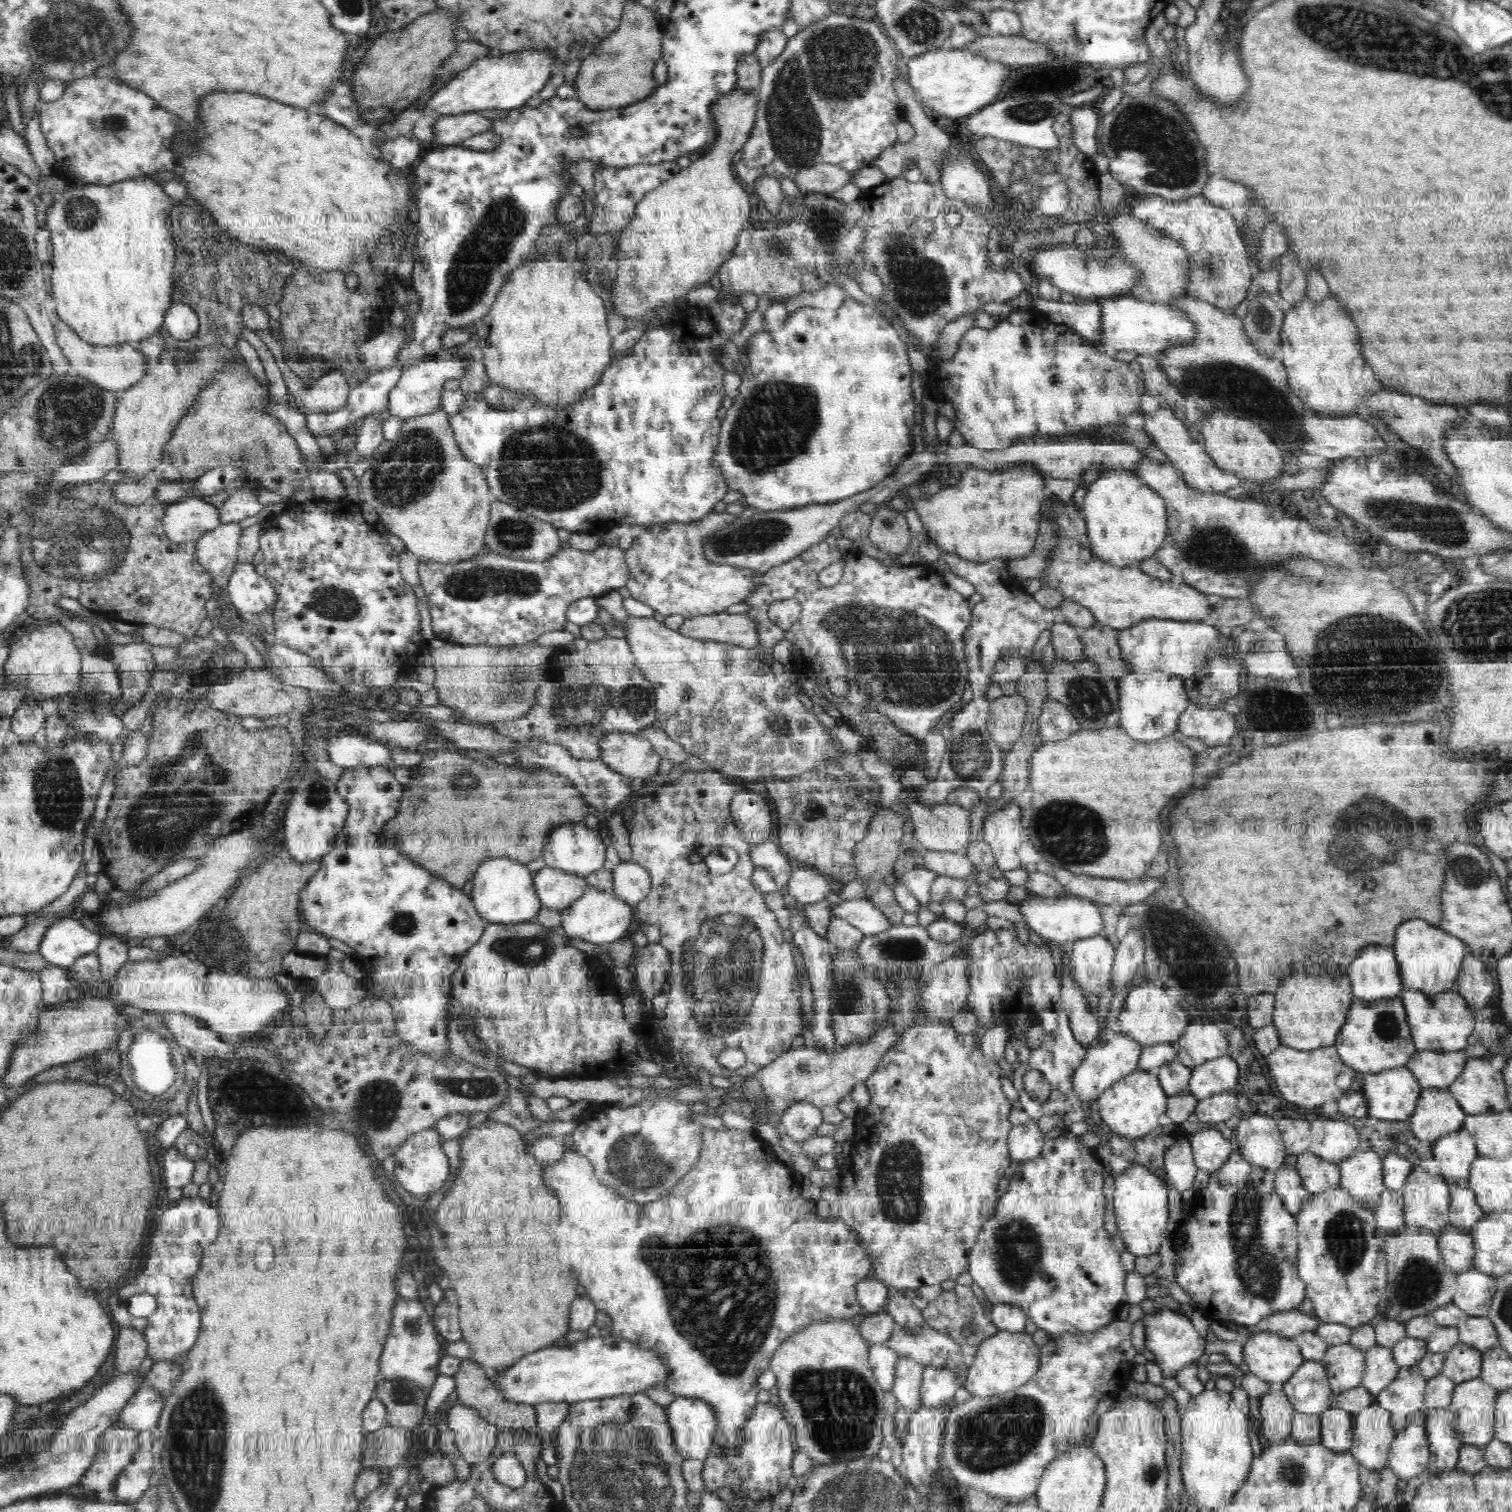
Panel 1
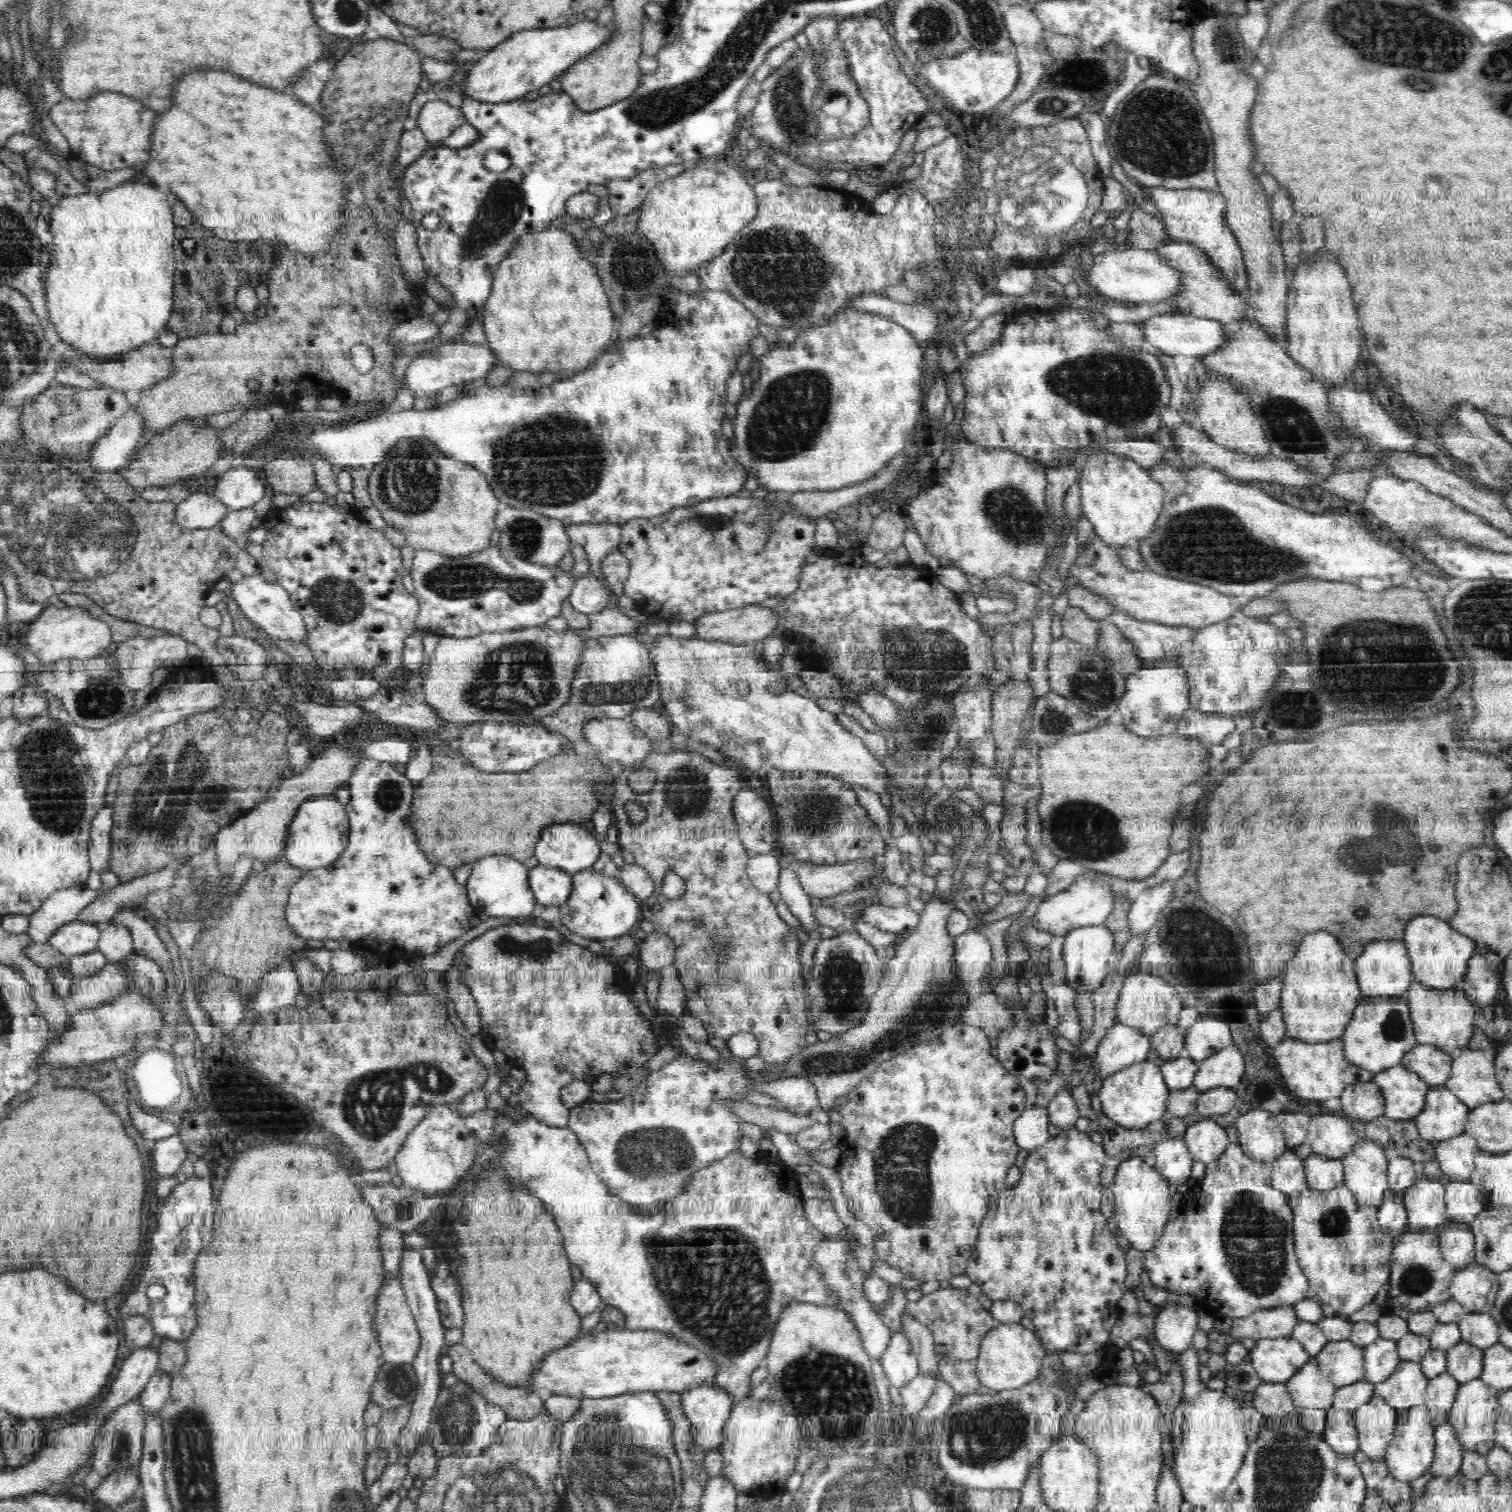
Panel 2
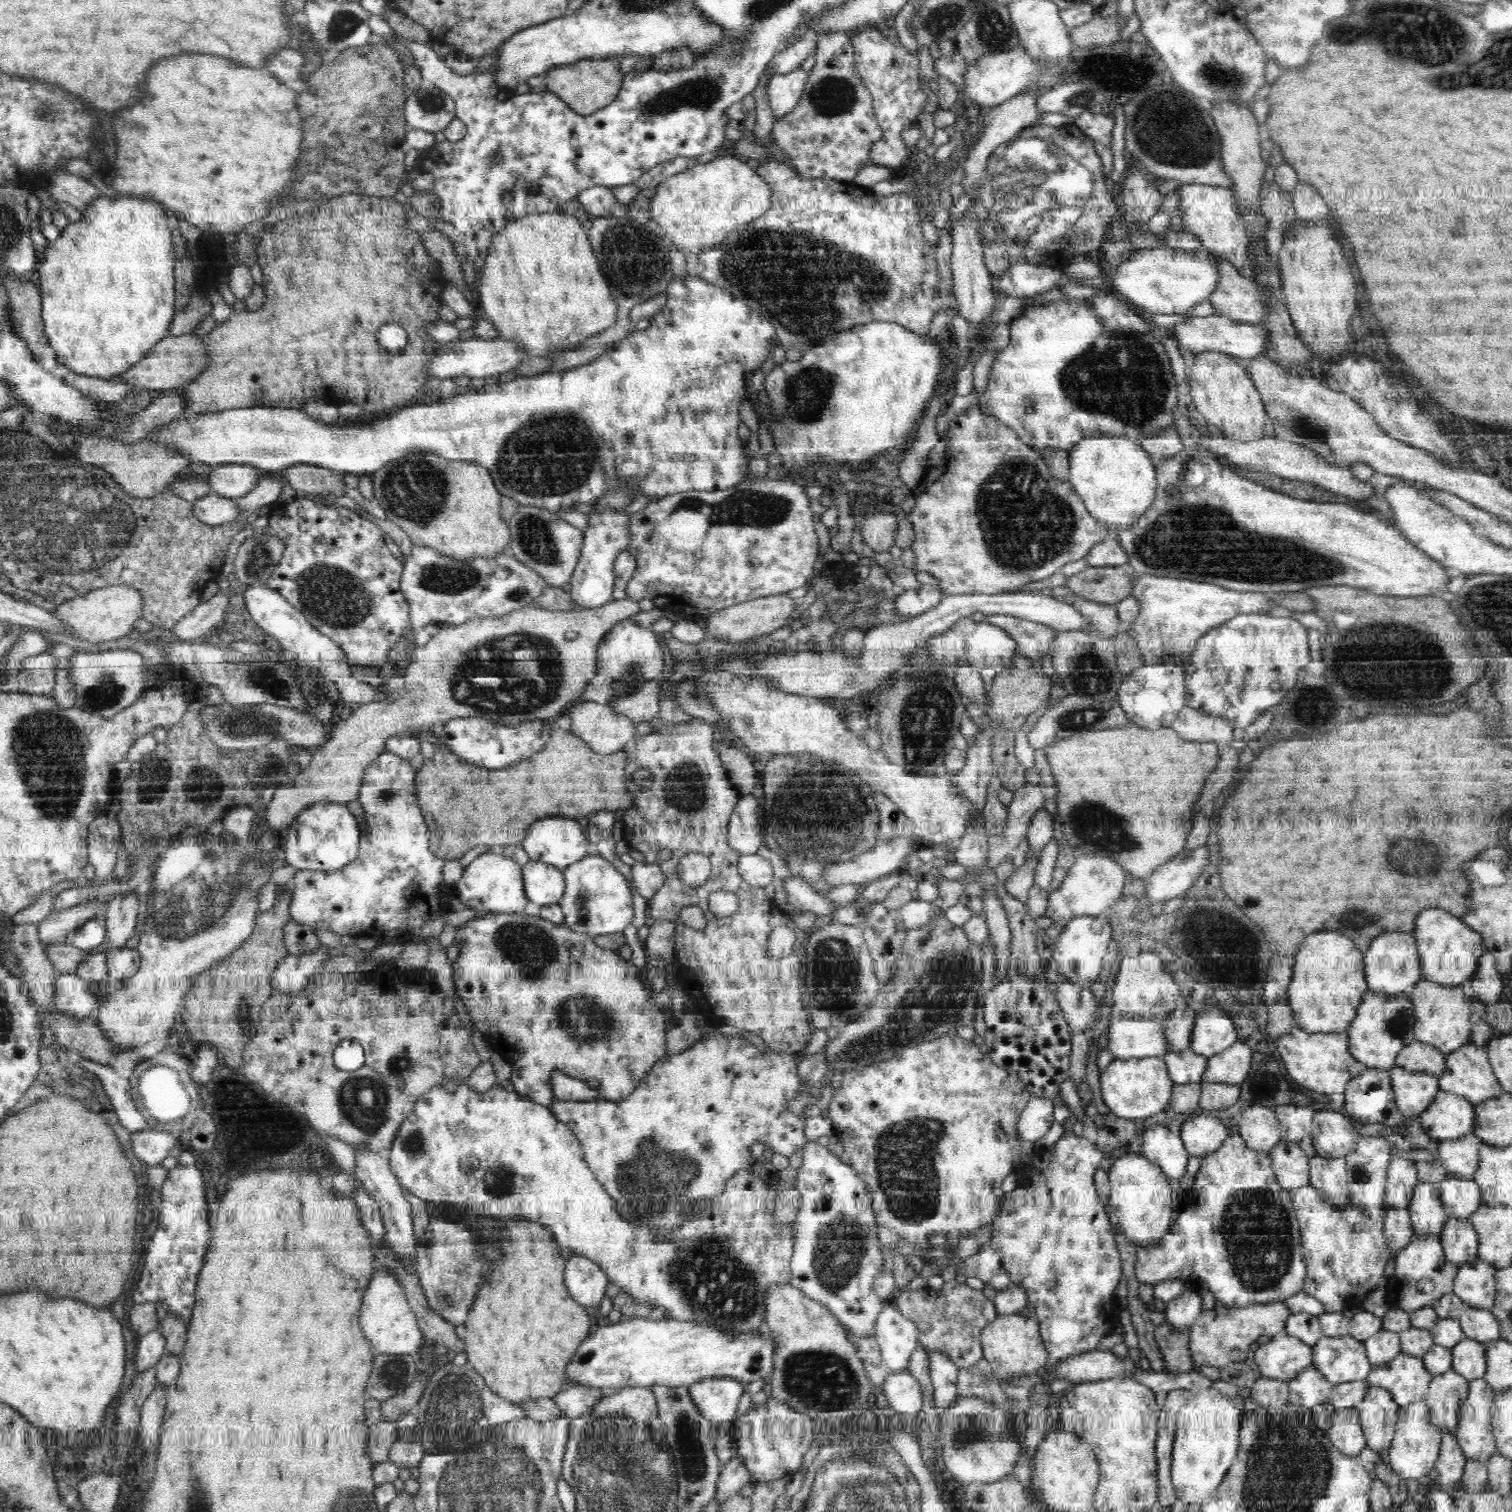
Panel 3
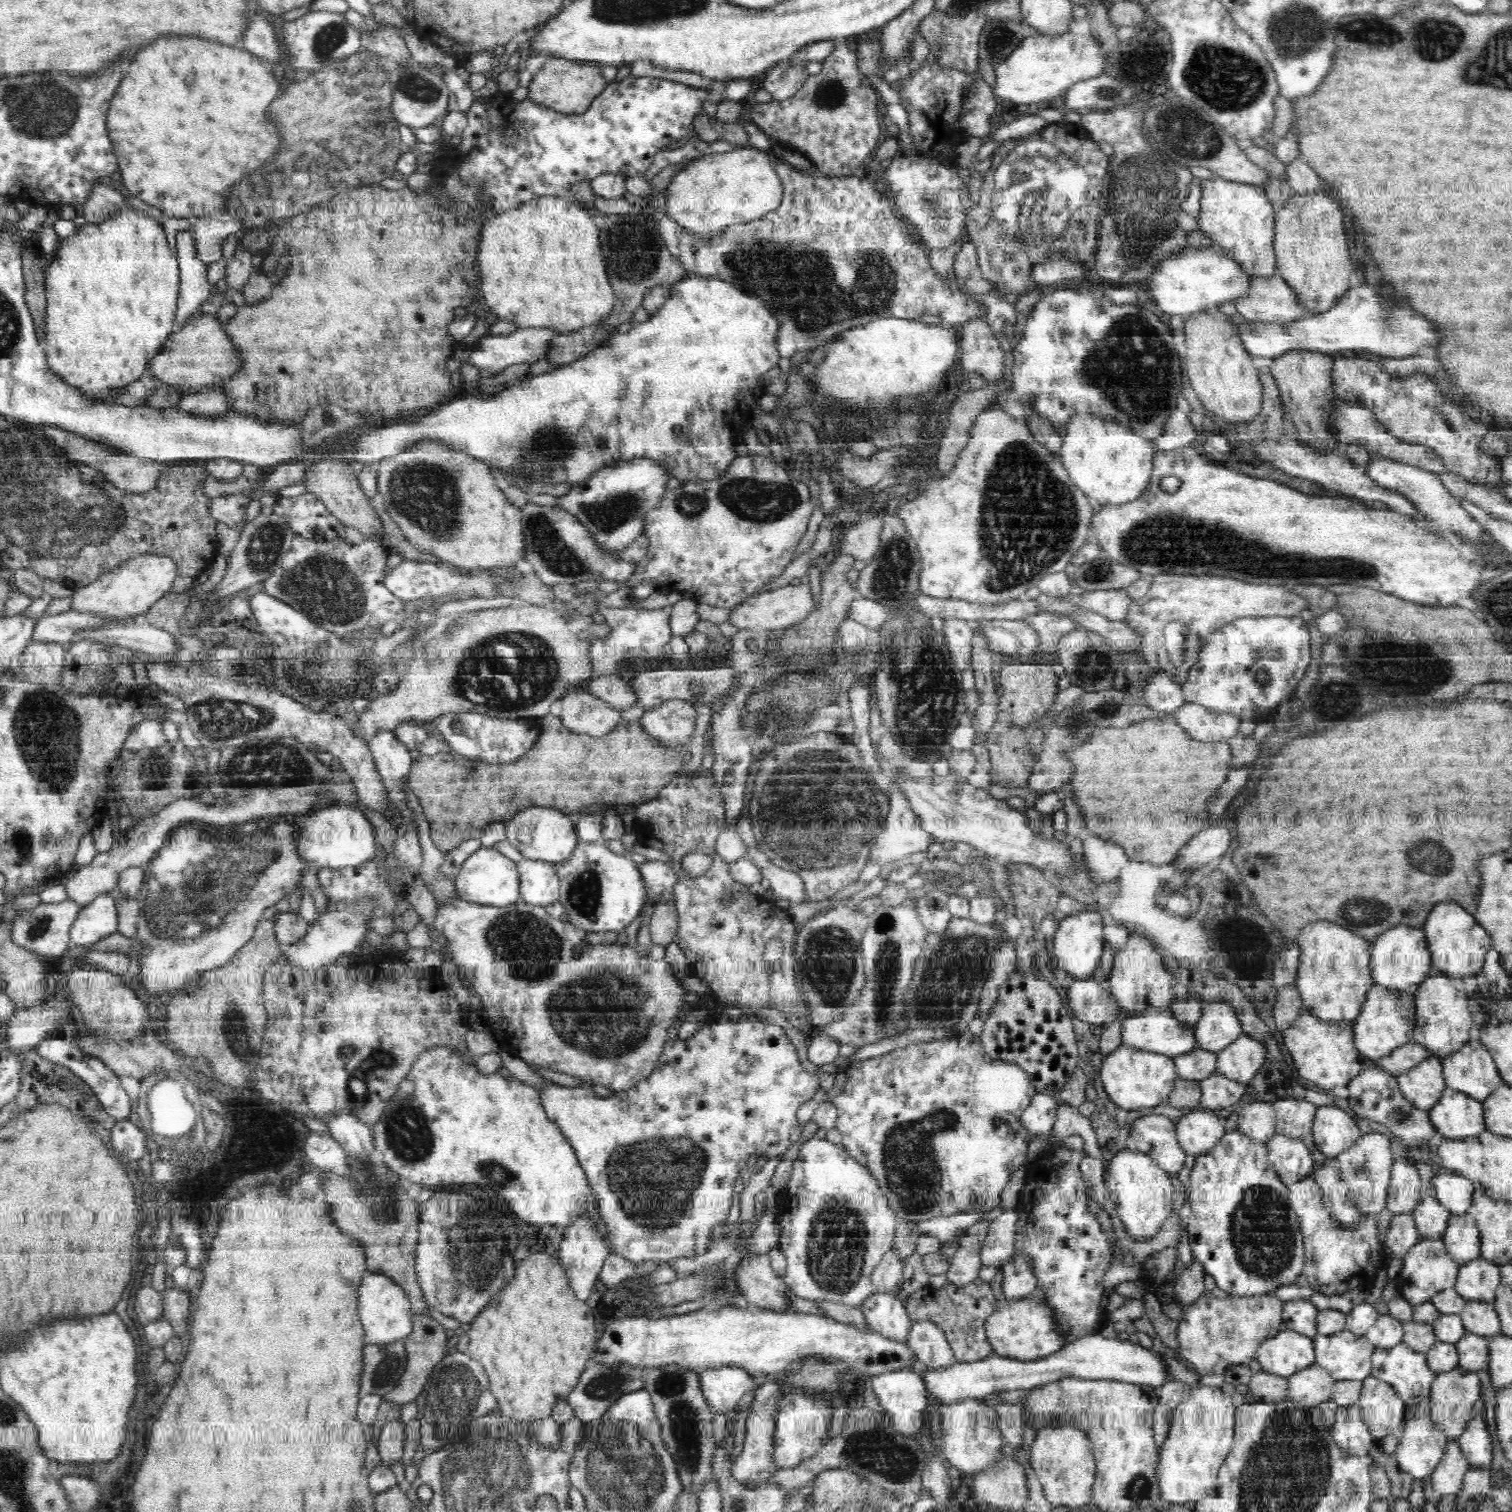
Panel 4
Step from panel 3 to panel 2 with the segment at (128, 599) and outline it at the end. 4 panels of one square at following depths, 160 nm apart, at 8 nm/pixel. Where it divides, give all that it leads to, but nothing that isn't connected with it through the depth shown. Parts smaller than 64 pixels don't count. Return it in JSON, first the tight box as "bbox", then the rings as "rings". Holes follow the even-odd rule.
{"bbox":[22,606,114,670],"rings":[[[46,606],[41,614],[29,623],[22,643],[28,652],[38,657],[42,670],[51,670],[51,663],[56,660],[86,660],[108,652],[114,646],[110,626],[106,622],[91,617],[82,607],[72,606],[64,609]]]}

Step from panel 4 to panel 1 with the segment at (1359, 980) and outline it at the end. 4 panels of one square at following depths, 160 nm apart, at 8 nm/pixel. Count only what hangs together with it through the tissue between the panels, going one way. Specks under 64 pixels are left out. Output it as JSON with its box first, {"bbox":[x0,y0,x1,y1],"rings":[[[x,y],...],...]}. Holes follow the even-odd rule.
{"bbox":[1272,964,1354,1050],"rings":[[[1304,964],[1296,970],[1300,972],[1285,976],[1273,996],[1272,1024],[1277,1028],[1280,1042],[1296,1050],[1332,1046],[1354,1000],[1350,979],[1346,973],[1337,976],[1331,970],[1331,964]]]}

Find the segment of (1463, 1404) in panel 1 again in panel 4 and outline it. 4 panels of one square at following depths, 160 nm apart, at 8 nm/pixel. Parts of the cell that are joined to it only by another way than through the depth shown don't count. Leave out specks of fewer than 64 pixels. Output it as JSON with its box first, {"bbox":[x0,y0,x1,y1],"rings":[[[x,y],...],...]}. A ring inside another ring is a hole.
{"bbox":[1457,1398,1497,1470],"rings":[[[1482,1398],[1474,1405],[1473,1417],[1464,1432],[1457,1438],[1469,1466],[1476,1469],[1490,1470],[1497,1449],[1492,1445],[1492,1433],[1484,1422],[1484,1401]]]}

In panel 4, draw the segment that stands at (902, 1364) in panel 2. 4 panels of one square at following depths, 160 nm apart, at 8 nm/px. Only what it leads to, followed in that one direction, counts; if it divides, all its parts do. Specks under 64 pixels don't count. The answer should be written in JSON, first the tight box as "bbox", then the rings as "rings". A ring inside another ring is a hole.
{"bbox":[862,1293,912,1343],"rings":[[[896,1293],[874,1294],[862,1302],[862,1312],[867,1324],[885,1338],[892,1338],[896,1343],[907,1343],[912,1321],[906,1312],[904,1304],[896,1297]]]}

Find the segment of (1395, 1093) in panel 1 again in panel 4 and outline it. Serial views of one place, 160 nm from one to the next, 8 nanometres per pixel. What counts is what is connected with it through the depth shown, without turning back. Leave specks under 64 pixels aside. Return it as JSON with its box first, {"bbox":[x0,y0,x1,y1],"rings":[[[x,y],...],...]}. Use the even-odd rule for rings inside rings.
{"bbox":[1397,1055,1447,1110],"rings":[[[1438,1055],[1424,1058],[1418,1066],[1399,1074],[1397,1083],[1401,1093],[1414,1106],[1427,1110],[1434,1106],[1447,1087],[1443,1075],[1443,1066]]]}

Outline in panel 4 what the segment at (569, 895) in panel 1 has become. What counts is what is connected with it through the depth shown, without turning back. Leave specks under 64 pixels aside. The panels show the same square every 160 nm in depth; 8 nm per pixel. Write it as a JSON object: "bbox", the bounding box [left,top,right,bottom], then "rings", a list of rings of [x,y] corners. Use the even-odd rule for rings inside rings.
{"bbox":[517,858,561,907],"rings":[[[523,858],[517,862],[517,870],[522,901],[542,907],[558,901],[561,885],[555,863]]]}

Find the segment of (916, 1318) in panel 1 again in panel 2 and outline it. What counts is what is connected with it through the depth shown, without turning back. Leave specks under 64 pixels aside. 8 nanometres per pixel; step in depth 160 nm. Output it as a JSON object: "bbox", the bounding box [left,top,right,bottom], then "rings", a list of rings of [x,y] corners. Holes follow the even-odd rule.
{"bbox":[901,1309,938,1375],"rings":[[[906,1309],[901,1312],[901,1330],[916,1354],[919,1372],[938,1375],[938,1355],[931,1330],[924,1323],[906,1315]]]}

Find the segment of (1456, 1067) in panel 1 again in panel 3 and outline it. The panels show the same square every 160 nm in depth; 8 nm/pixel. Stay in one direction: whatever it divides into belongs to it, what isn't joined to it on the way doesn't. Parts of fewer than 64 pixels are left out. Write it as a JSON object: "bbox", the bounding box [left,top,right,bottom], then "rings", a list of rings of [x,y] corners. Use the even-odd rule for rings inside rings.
{"bbox":[1394,1041,1447,1078],"rings":[[[1420,1041],[1407,1044],[1395,1058],[1394,1066],[1407,1071],[1426,1071],[1438,1078],[1446,1070],[1447,1054]]]}

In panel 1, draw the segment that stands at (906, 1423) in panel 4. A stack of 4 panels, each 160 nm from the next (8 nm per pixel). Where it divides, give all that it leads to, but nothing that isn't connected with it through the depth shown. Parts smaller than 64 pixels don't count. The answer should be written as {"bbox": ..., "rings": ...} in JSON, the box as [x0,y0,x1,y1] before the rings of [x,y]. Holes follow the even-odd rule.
{"bbox":[919,1366,964,1408],"rings":[[[925,1366],[923,1380],[920,1384],[919,1396],[922,1397],[922,1406],[936,1408],[942,1404],[953,1404],[954,1394],[963,1387],[964,1381],[958,1378],[954,1369],[943,1369]]]}

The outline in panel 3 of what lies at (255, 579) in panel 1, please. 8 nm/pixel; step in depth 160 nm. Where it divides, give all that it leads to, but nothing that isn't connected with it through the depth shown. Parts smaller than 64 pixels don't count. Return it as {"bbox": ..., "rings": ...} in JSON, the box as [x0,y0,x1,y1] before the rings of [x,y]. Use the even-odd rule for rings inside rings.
{"bbox":[243,584,387,706],"rings":[[[265,584],[250,585],[246,586],[243,599],[253,621],[264,632],[268,632],[268,636],[272,636],[275,644],[281,645],[288,658],[294,660],[296,667],[309,666],[320,681],[333,684],[338,689],[342,704],[357,703],[359,706],[386,698],[387,693],[382,694],[379,686],[354,680],[351,667],[345,659],[345,652],[331,638],[316,630],[278,591],[268,588]]]}

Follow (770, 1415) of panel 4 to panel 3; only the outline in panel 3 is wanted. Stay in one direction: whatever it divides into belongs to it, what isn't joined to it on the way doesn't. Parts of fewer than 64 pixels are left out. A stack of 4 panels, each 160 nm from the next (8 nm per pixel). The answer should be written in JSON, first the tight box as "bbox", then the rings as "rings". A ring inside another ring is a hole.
{"bbox":[715,1454,751,1504],"rings":[[[735,1454],[720,1469],[715,1494],[718,1504],[726,1503],[731,1497],[737,1496],[742,1486],[751,1482],[751,1474],[739,1455]]]}

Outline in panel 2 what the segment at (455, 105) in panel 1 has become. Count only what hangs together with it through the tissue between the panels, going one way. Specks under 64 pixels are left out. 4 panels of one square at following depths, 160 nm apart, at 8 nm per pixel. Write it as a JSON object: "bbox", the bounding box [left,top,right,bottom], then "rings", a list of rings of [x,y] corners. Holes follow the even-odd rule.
{"bbox":[465,20,612,102],"rings":[[[584,20],[574,26],[543,27],[516,32],[473,62],[465,78],[465,93],[482,102],[512,102],[538,90],[559,77],[582,58],[608,44],[612,28],[600,28]]]}

